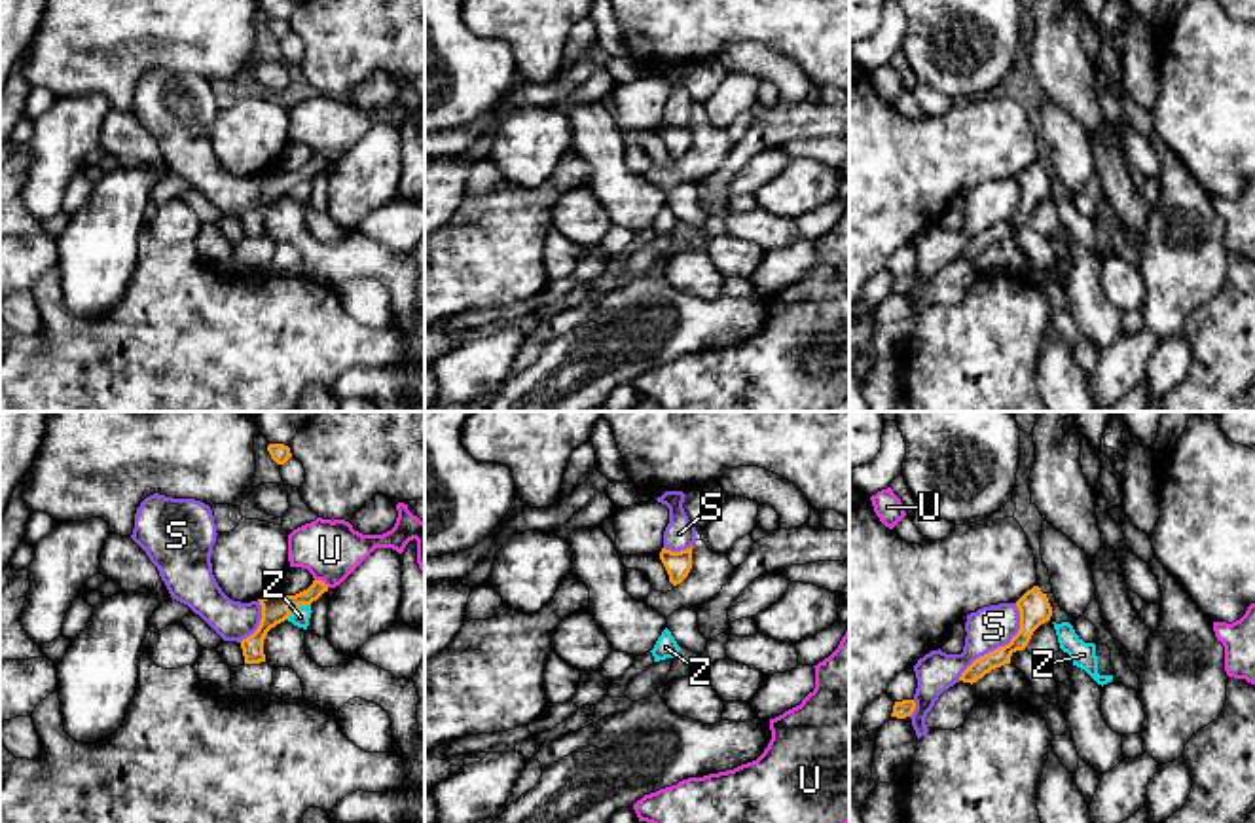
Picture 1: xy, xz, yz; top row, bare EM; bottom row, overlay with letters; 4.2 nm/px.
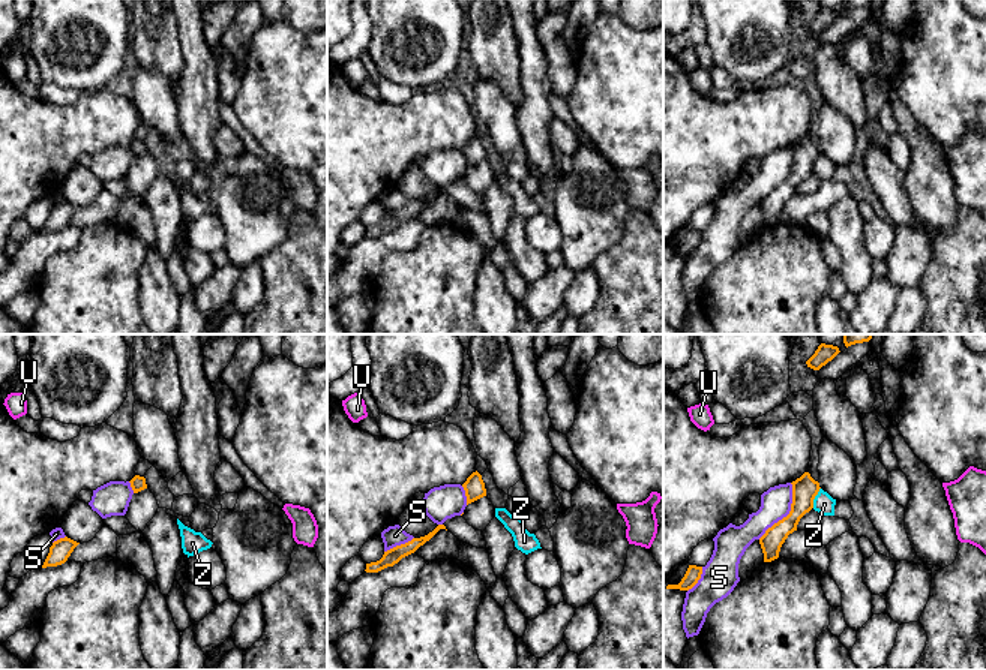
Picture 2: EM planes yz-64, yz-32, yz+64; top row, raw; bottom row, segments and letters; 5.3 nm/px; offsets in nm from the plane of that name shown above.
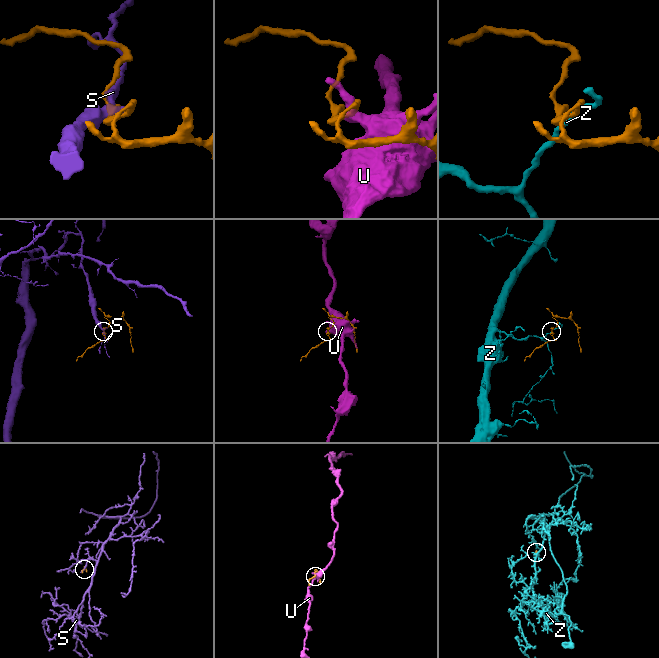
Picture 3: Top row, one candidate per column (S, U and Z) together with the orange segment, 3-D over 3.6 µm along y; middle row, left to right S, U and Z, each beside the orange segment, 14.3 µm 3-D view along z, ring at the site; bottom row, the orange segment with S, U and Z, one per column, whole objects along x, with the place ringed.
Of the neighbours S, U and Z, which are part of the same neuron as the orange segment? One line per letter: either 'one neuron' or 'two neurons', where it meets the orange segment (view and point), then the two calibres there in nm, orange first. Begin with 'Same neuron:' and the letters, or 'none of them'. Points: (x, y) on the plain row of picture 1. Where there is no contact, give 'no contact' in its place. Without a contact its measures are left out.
Same neuron: none of them
S: two neurons; meets orange in yz at (1001, 222); 130 nm thick on the orange side, 180 nm on the other
U: two neurons; meets orange in xy at (321, 156); 120 nm thick on the orange side, 260 nm on the other
Z: two neurons; meets orange in xy at (296, 182); 120 nm thick on the orange side, 80 nm on the other

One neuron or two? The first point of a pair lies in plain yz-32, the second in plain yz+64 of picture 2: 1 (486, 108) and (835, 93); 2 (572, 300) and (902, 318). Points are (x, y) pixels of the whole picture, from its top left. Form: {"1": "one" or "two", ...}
{"1": "two", "2": "one"}

